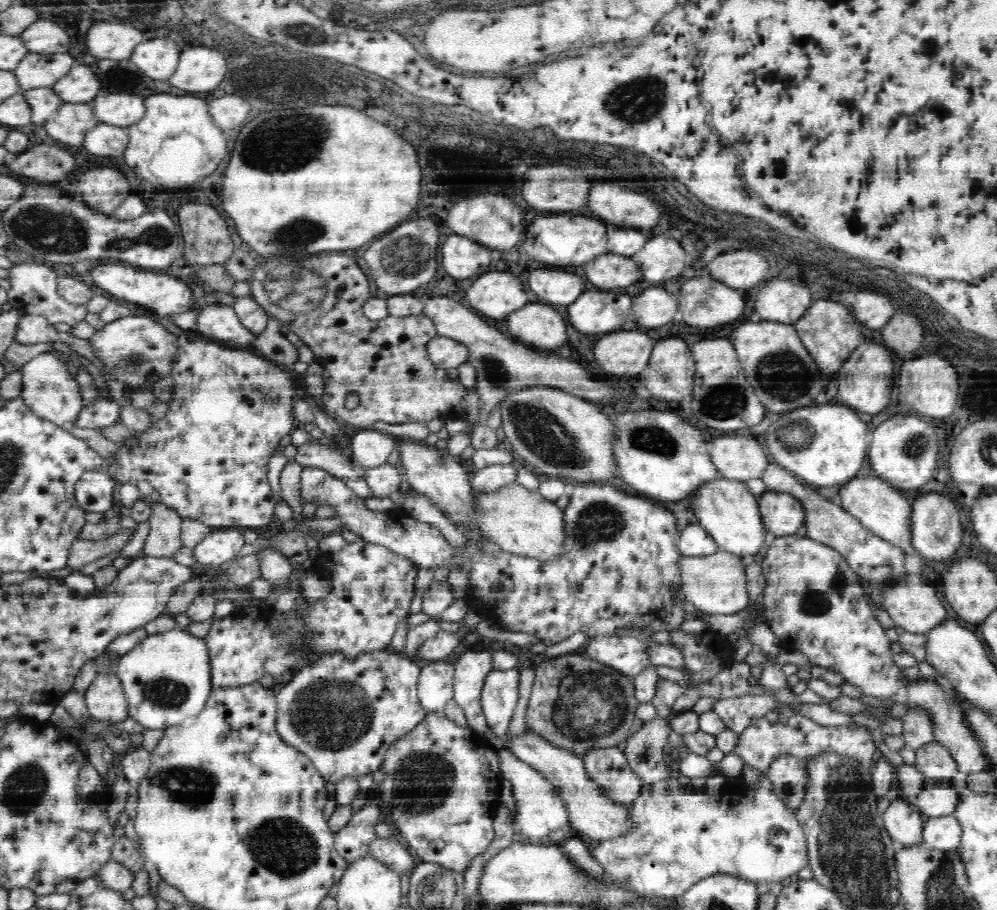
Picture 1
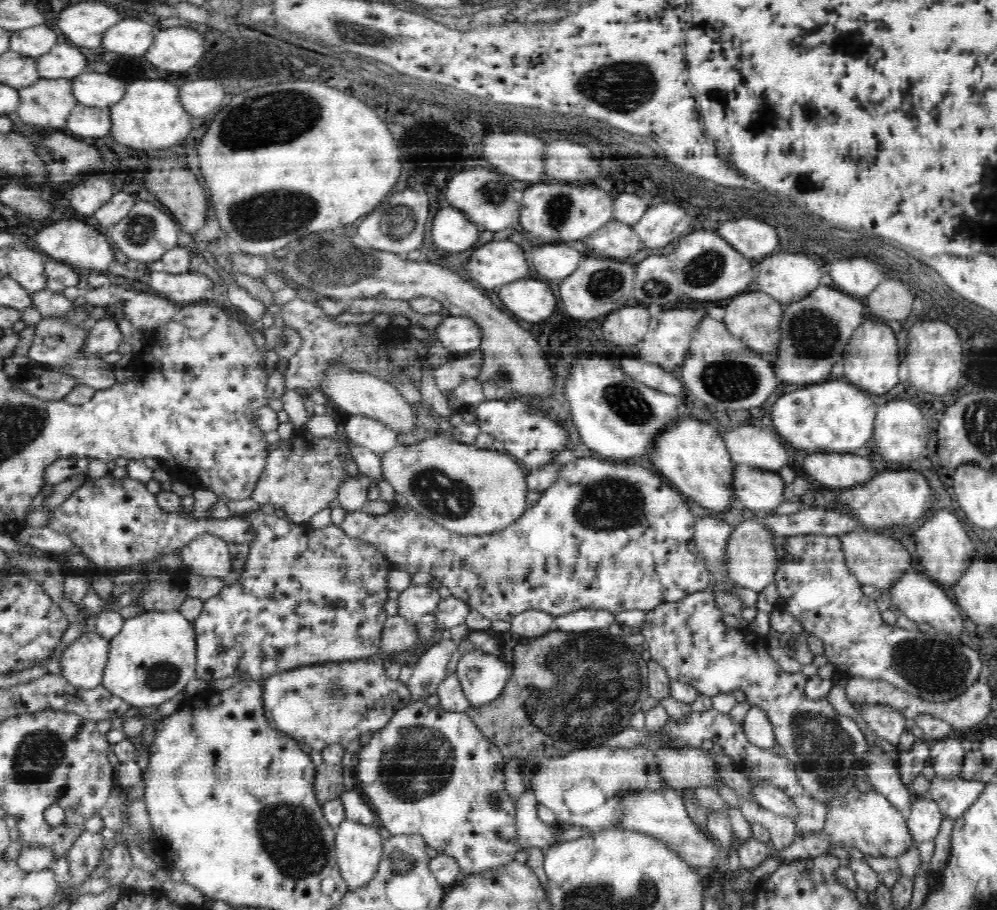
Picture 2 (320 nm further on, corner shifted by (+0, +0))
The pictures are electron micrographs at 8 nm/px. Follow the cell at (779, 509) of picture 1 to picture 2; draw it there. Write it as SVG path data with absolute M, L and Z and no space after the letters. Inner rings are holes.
M735 464L734 489L738 502L750 510L772 510L782 502L784 481L777 471Z

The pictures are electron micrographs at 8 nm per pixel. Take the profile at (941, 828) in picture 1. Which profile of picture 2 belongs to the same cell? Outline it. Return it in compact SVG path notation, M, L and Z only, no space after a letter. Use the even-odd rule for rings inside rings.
M928 798L917 799L911 804L906 815L908 829L916 845L936 839L943 819L936 801Z

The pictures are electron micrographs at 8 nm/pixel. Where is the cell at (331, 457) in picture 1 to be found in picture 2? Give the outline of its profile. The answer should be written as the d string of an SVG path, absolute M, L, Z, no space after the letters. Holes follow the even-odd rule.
M440 433L435 438L427 438L418 444L398 445L381 455L382 475L408 500L407 504L418 514L437 522L445 529L461 535L496 534L506 530L516 522L526 504L529 490L526 474L519 460L503 451L486 450L475 444L455 441L449 434Z

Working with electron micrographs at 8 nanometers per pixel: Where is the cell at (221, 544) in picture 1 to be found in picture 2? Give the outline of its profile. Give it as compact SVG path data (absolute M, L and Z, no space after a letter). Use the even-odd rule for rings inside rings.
M200 534L188 542L180 554L190 572L205 577L223 578L232 566L228 543L215 534Z

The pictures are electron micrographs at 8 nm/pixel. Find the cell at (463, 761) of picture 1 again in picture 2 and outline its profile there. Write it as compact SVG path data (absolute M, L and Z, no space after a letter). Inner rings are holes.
M414 701L407 708L400 709L400 714L396 714L396 718L392 718L392 726L388 726L388 730L384 730L384 734L376 734L376 738L372 738L368 744L363 746L358 754L358 766L353 769L353 777L356 781L356 787L364 792L364 796L368 799L368 804L374 806L373 809L376 812L379 825L390 831L390 835L410 837L412 834L416 834L424 839L426 846L435 848L438 854L454 857L464 875L478 875L483 874L484 871L507 866L510 861L514 861L522 855L518 845L519 832L516 831L515 824L514 797L510 797L505 789L505 764L506 761L501 751L480 733L480 730L466 713L446 711L440 706L430 708L424 701ZM494 795L499 797L501 801L499 805L491 803L492 799L490 797Z

